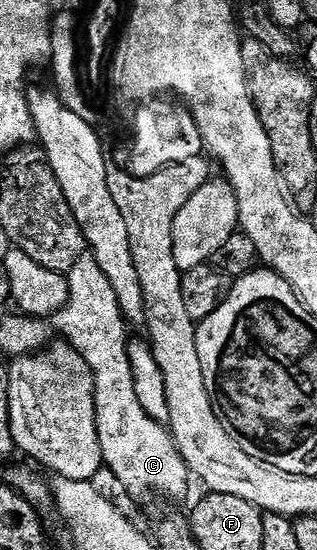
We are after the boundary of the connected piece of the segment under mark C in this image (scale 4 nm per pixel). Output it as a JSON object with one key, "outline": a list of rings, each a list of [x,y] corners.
{"outline":[[[87,251],[80,259],[76,259],[76,267],[70,269],[68,280],[70,282],[68,303],[59,313],[54,314],[52,325],[57,332],[58,329],[62,332],[59,334],[75,349],[82,352],[84,359],[94,372],[94,382],[98,388],[94,392],[94,397],[98,400],[98,434],[102,444],[103,462],[116,472],[128,489],[128,493],[135,499],[150,497],[153,493],[166,497],[162,499],[184,496],[190,489],[190,481],[192,482],[190,468],[186,466],[186,460],[180,455],[178,445],[174,442],[174,436],[171,435],[169,428],[157,422],[156,419],[150,418],[136,399],[132,365],[128,357],[131,338],[126,337],[128,318],[116,299],[116,291],[112,291],[112,283],[108,283],[108,275],[104,275],[104,271],[100,269],[100,263]]]}

